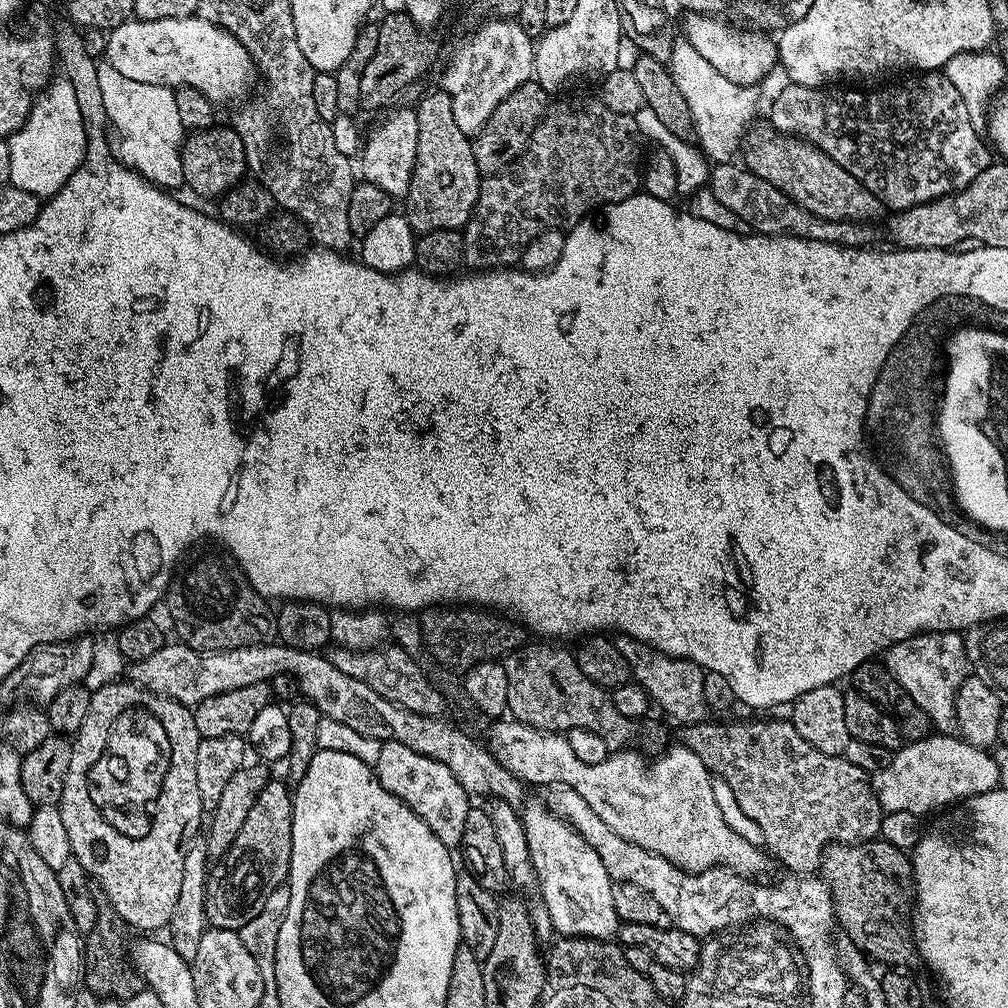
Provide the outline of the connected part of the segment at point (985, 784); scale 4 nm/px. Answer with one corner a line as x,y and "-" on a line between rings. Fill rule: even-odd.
928,734
921,740
905,743
893,755
888,765
871,777
872,790
876,793
876,800
885,813
898,810
908,810
917,814
932,811
932,813
935,813
937,810
944,810
955,805
952,804
955,800
960,800
959,802
967,801
969,797
977,796
983,792
991,792
993,788
999,785
998,768
991,751
975,748
964,738
954,740
950,736
944,736
948,734
936,735
940,736

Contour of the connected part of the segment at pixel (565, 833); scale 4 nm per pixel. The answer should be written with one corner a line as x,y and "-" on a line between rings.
524,812
522,821
530,867
536,871
540,898
550,914
553,929
564,938
611,941
618,932
612,893
614,881
598,854
568,824
551,814

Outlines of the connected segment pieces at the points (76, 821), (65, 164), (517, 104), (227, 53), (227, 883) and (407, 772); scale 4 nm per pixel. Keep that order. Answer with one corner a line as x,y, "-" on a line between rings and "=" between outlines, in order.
174,702
171,703
167,708
164,708
160,714
160,721
162,722
162,730
166,730
166,738
170,738
170,748
176,748
176,753
170,754
170,760
176,760
176,788
168,788
168,792
160,792
158,807
154,812
152,829
150,829
142,838
135,840
129,836
121,836
120,831
117,830
113,824
106,822
106,818
100,813
100,808
97,806
97,804
84,804
84,783
87,782
88,779
84,777
84,731
81,729
76,731
76,733
80,736
80,748
75,748
70,754
70,764
69,768
64,774
64,789
62,790
58,805
60,813
62,814
62,822
66,825
66,838
70,838
70,850
72,851
71,859
77,860
81,866
88,871
89,877
91,877
95,883
98,883
102,886
102,890
106,894
110,908
113,908
113,910
116,911
117,914
120,915
130,927
141,928
141,930
144,931
141,933
144,934
155,933
152,932
155,930
155,928
160,928
160,930
167,929
168,924
171,922
171,915
174,914
174,908
178,903
178,896
181,893
182,872
183,866
185,865
187,852
193,841
197,839
196,828
194,825
192,825
192,823
199,818
200,812
202,813
200,795
198,794
198,770
196,769
198,766
198,746
200,745
202,737
200,737
198,734
198,726
194,726
192,711
187,705
177,704
=
59,78
41,96
39,93
33,99
24,124
7,137
7,141
10,146
10,182
41,198
55,194
73,176
74,170
82,168
87,150
86,130
70,82
=
537,82
518,86
506,98
502,98
486,118
484,125
471,137
474,162
482,174
498,172
508,167
512,161
524,153
524,147
530,142
538,122
550,107
549,93
=
193,14
186,18
165,20
127,19
124,24
107,33
106,63
114,66
118,74
134,78
134,82
169,86
189,85
201,88
209,98
216,98
216,96
232,96
239,90
240,83
244,80
244,67
249,67
250,57
247,50
223,28
210,23
209,20
201,20
199,15
=
272,778
258,796
254,806
234,838
228,850
211,865
205,886
205,918
213,928
230,928
238,930
250,918
266,906
266,898
287,881
288,867
292,857
292,799
293,793
283,779
=
397,740
383,741
381,754
374,767
376,777
390,794
394,794
403,804
410,806
426,826
443,844
459,845
462,830
466,830
466,814
470,807
470,795
459,785
458,779
442,762
426,758

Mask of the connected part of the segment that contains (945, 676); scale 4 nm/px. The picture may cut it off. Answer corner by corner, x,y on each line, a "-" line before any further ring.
922,632
898,642
886,653
886,664
894,678
940,730
947,729
944,727
957,719
956,695
970,675
964,638
958,632

